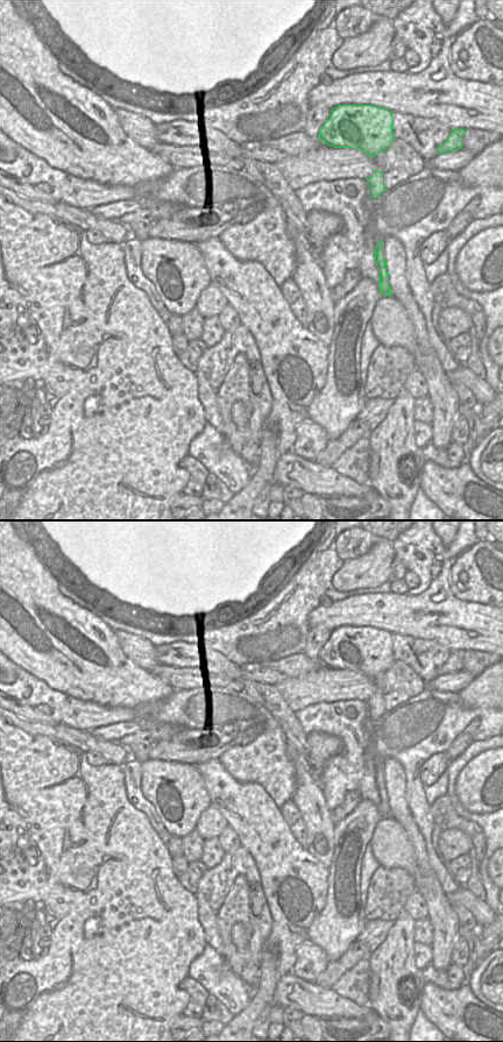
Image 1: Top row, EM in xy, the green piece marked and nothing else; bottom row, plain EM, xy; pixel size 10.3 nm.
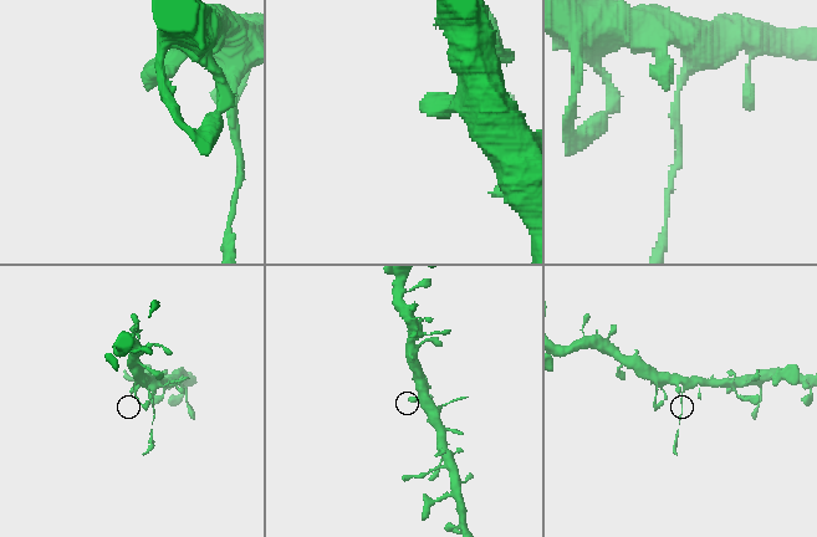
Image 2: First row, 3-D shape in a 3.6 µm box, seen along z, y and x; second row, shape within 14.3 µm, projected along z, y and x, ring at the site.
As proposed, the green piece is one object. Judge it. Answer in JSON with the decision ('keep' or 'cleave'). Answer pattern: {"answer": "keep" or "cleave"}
{"answer": "cleave"}

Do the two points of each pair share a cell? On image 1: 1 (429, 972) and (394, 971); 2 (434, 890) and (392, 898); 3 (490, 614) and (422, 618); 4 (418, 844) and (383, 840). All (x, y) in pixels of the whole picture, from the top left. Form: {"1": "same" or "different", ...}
{"1": "different", "2": "different", "3": "same", "4": "different"}

